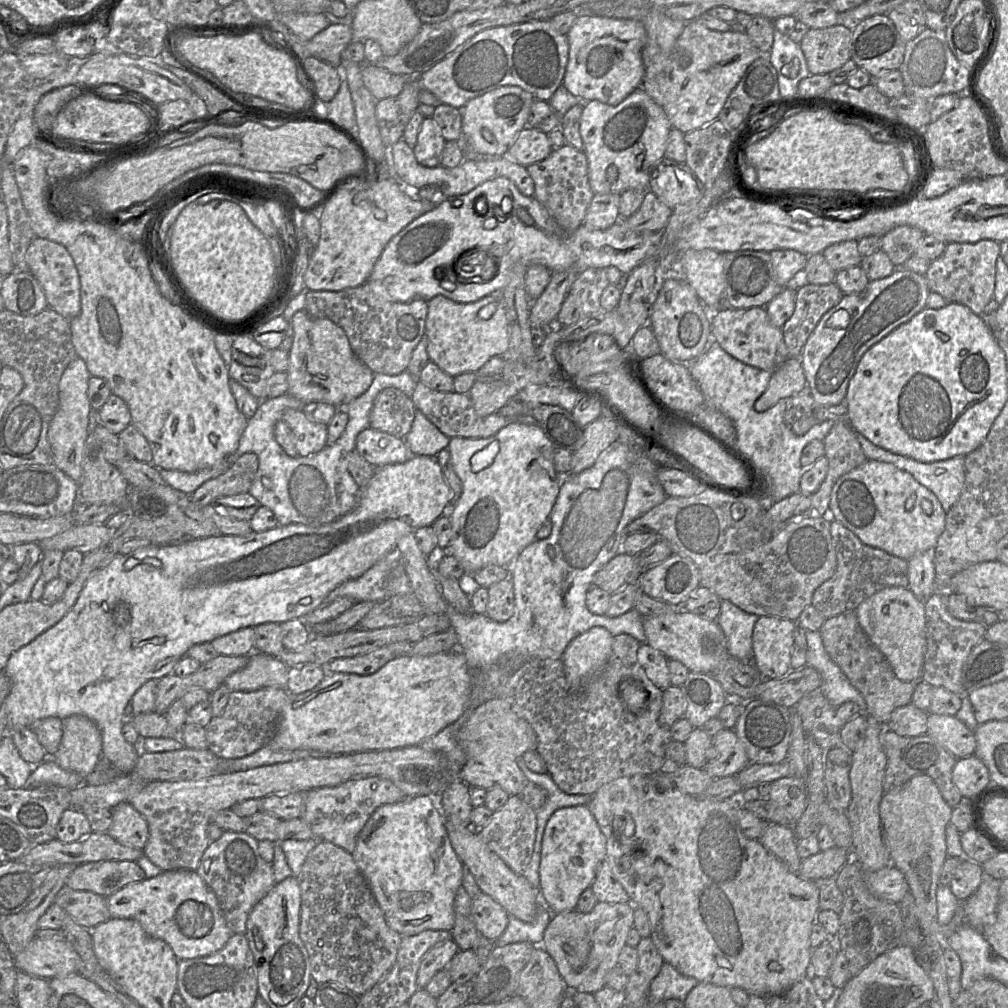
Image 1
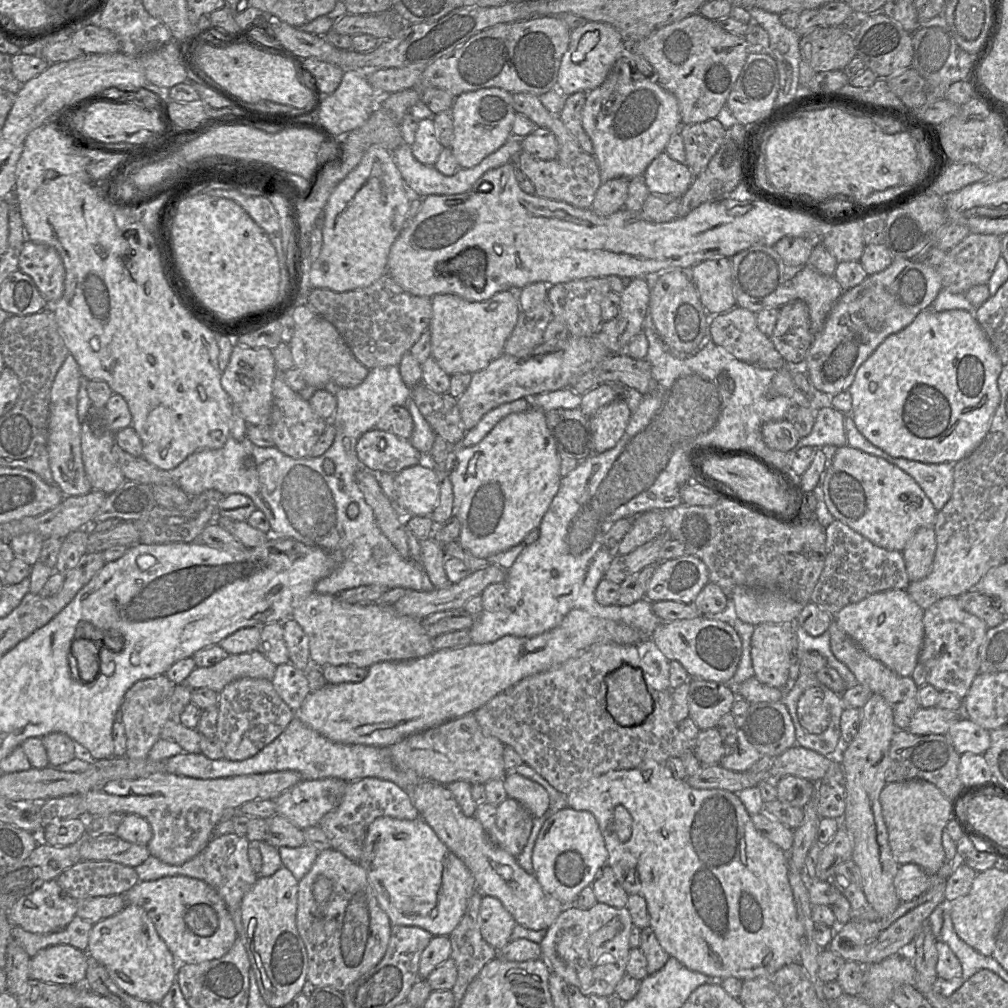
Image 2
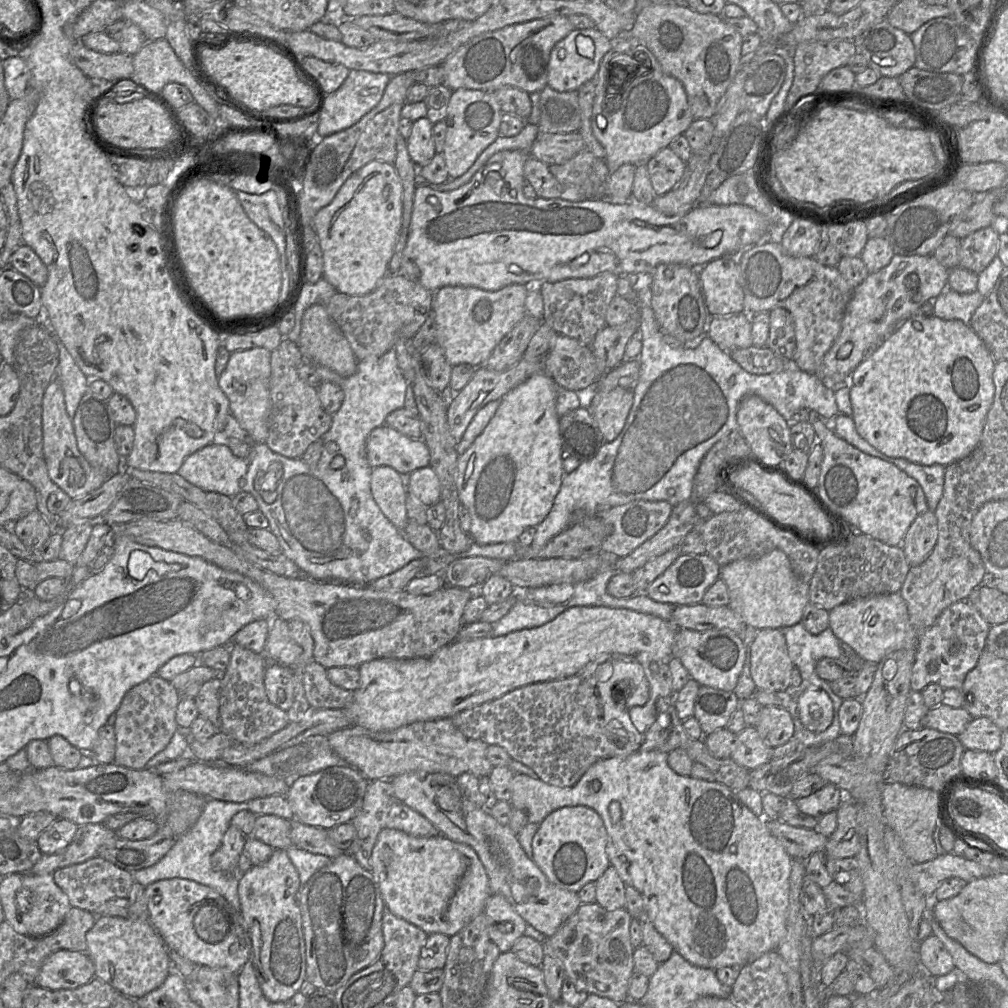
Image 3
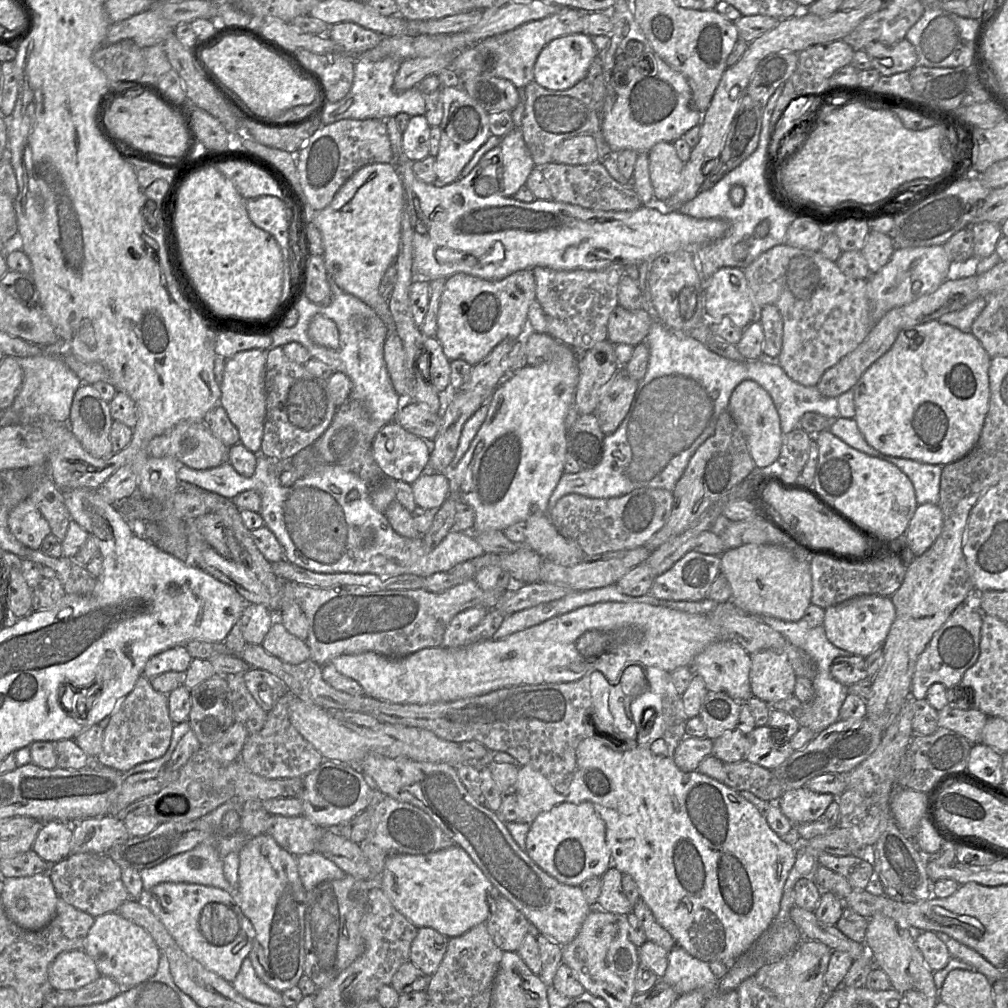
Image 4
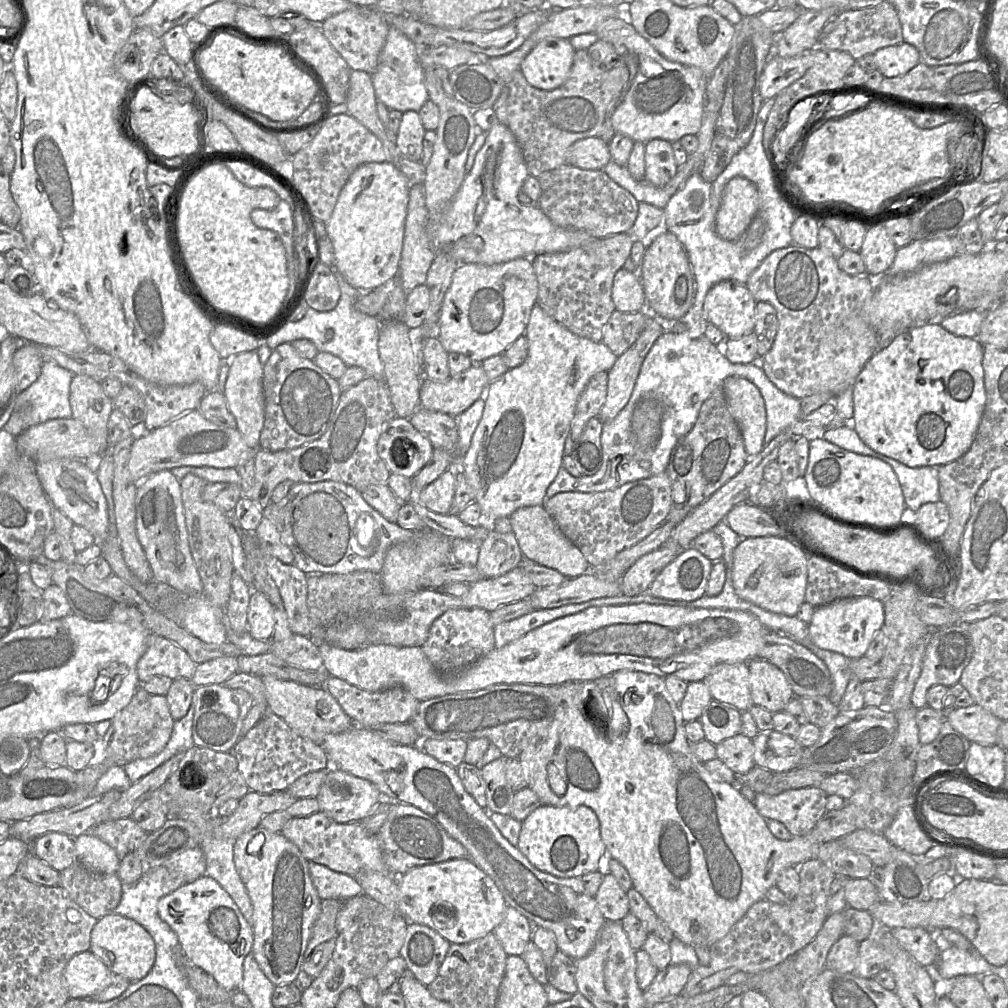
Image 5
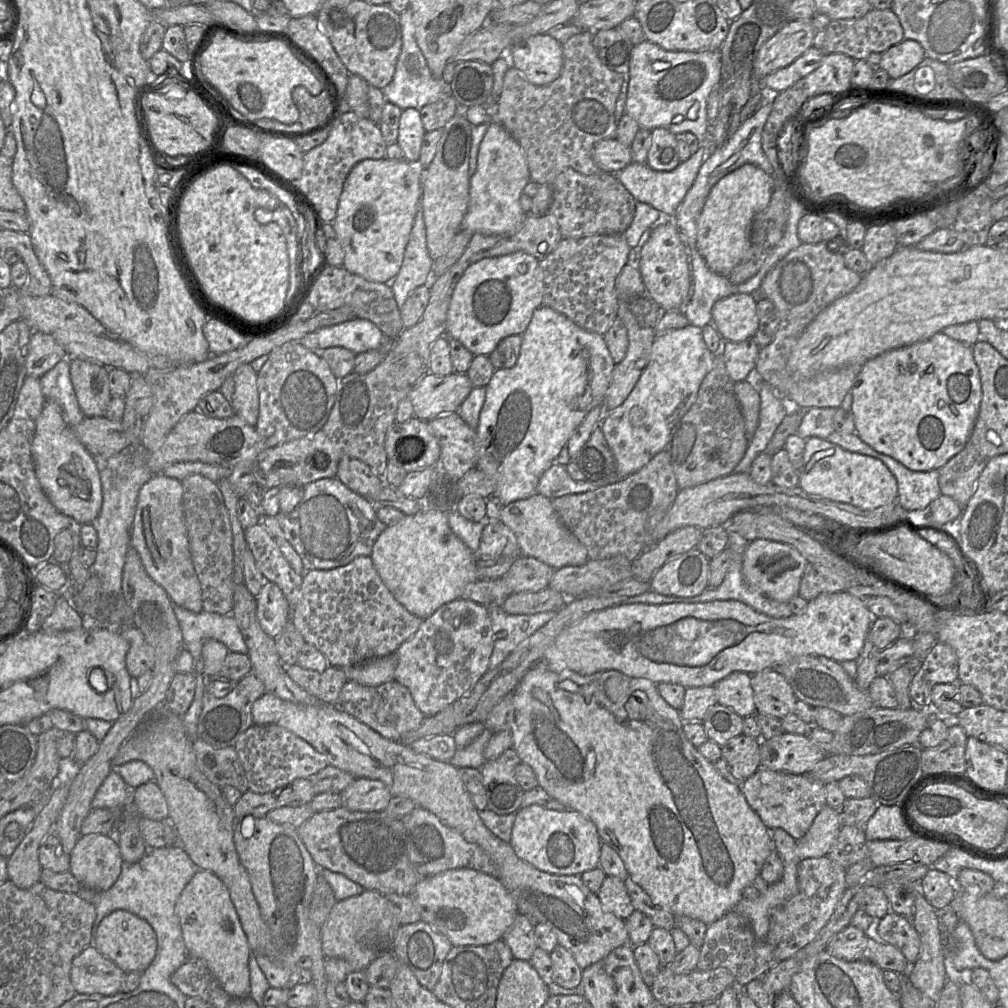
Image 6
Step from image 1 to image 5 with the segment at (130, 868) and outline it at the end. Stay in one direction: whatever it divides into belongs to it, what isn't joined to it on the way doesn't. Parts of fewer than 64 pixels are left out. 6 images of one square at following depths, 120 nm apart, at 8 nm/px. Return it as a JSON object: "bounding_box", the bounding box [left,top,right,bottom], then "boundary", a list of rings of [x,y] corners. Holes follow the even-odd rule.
{"bounding_box":[59,861,123,920],"boundary":[[[78,861],[60,871],[59,885],[83,910],[97,920],[118,906],[123,883],[118,873],[99,873]]]}

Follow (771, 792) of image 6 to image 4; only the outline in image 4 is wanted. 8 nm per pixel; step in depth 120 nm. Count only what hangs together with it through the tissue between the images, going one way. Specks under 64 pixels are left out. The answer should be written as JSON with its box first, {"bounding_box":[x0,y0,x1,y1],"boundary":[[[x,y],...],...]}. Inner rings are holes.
{"bounding_box":[776,787,837,825],"boundary":[[[802,787],[785,791],[776,804],[793,825],[799,825],[820,819],[835,799],[837,798],[832,794],[816,793],[806,787]]]}

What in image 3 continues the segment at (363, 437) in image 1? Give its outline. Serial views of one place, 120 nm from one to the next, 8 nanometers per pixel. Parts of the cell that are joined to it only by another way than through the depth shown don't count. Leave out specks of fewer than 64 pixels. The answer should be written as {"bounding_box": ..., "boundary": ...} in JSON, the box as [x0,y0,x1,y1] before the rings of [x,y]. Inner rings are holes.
{"bounding_box":[366,424,430,477],"boundary":[[[386,424],[368,435],[366,456],[372,468],[388,466],[404,477],[430,465],[429,449],[422,438],[410,438]]]}

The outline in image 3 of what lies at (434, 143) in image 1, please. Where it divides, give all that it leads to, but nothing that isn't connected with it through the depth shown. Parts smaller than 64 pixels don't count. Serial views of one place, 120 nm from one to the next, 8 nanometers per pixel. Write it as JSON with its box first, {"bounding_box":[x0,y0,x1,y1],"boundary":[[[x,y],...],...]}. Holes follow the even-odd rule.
{"bounding_box":[407,117,436,168],"boundary":[[[427,117],[414,121],[407,139],[408,153],[418,168],[428,165],[436,154],[432,136],[433,125]]]}

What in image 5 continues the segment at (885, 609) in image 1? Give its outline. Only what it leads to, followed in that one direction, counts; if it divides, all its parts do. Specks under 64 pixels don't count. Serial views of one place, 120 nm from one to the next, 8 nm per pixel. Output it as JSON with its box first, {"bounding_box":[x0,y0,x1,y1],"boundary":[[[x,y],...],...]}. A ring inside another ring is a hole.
{"bounding_box":[808,597,884,659],"boundary":[[[870,597],[836,600],[815,608],[808,623],[812,643],[825,650],[837,652],[849,659],[857,659],[865,652],[877,631],[884,625],[884,602]]]}

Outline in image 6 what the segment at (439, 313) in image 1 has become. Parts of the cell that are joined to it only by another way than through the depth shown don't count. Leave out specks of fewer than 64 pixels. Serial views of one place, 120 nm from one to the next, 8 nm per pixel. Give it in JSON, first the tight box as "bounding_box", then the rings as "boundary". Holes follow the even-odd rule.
{"bounding_box":[446,251,544,356],"boundary":[[[517,251],[483,258],[467,267],[453,290],[447,312],[446,335],[461,342],[474,356],[489,356],[503,338],[525,332],[534,310],[543,305],[543,294],[544,273],[540,261],[534,256]]]}

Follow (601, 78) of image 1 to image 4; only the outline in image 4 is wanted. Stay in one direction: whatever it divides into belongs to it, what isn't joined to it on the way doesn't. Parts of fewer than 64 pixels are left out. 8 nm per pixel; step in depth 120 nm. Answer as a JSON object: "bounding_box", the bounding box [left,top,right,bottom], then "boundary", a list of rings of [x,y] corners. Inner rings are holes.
{"bounding_box":[534,34,599,90],"boundary":[[[570,34],[550,41],[539,53],[534,65],[534,81],[549,90],[566,90],[586,78],[589,67],[599,55],[591,36]]]}

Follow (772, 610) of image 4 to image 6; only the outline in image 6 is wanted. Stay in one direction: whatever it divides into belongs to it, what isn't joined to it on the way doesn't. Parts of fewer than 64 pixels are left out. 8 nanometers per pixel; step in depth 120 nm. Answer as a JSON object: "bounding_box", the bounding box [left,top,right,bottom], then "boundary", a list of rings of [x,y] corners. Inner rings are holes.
{"bounding_box":[742,539,807,603],"boundary":[[[756,539],[749,542],[745,549],[742,574],[751,588],[772,600],[788,603],[798,595],[800,581],[807,563],[806,559],[791,545]]]}

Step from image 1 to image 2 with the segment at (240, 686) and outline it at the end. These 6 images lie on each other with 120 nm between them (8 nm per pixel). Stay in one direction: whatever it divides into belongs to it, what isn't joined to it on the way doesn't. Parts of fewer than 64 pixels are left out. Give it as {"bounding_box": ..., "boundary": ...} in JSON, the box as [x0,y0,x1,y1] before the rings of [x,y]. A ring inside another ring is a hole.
{"bounding_box":[184,650,276,694],"boundary":[[[258,650],[228,654],[225,659],[211,667],[196,667],[184,684],[192,689],[208,688],[220,694],[227,684],[240,678],[272,681],[276,667]]]}

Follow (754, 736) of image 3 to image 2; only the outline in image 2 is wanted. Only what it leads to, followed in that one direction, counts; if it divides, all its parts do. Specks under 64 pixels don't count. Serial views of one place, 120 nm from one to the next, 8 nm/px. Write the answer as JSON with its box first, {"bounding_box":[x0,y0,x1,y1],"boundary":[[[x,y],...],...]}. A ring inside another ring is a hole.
{"bounding_box":[719,729,762,772],"boundary":[[[737,729],[723,740],[725,755],[719,765],[735,772],[747,772],[762,755],[748,741],[744,731]]]}

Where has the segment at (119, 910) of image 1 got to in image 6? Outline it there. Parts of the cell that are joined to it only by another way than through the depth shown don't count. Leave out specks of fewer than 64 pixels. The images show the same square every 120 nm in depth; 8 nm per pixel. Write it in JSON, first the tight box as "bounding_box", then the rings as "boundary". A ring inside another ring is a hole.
{"bounding_box":[175,869,252,998],"boundary":[[[199,869],[182,890],[175,905],[175,913],[189,956],[204,961],[230,998],[249,996],[248,960],[252,952],[222,880],[209,870]]]}

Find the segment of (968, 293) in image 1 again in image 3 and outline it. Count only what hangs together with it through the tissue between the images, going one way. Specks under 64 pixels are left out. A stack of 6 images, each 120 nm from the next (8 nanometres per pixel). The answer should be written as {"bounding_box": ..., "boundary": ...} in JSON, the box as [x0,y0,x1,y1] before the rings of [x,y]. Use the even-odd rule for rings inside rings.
{"bounding_box":[959,226,1002,273],"boundary":[[[988,226],[961,239],[959,266],[975,273],[984,270],[997,255],[1002,226]]]}

